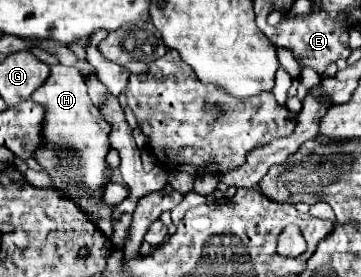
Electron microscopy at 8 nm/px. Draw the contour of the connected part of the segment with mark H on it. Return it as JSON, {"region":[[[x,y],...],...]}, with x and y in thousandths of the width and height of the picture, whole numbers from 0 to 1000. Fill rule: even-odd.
{"region":[[[147,235],[136,285],[91,336],[86,357],[125,386],[125,458],[114,473],[125,516],[102,531],[97,574],[141,639],[141,682],[186,690],[186,718],[202,718],[224,755],[235,755],[235,769],[252,769],[269,819],[296,856],[307,856],[313,747],[269,726],[285,711],[291,675],[307,661],[307,632],[296,625],[302,596],[291,581],[296,552],[307,545],[302,444],[280,430],[274,394],[252,372],[224,264],[208,242]]]}

